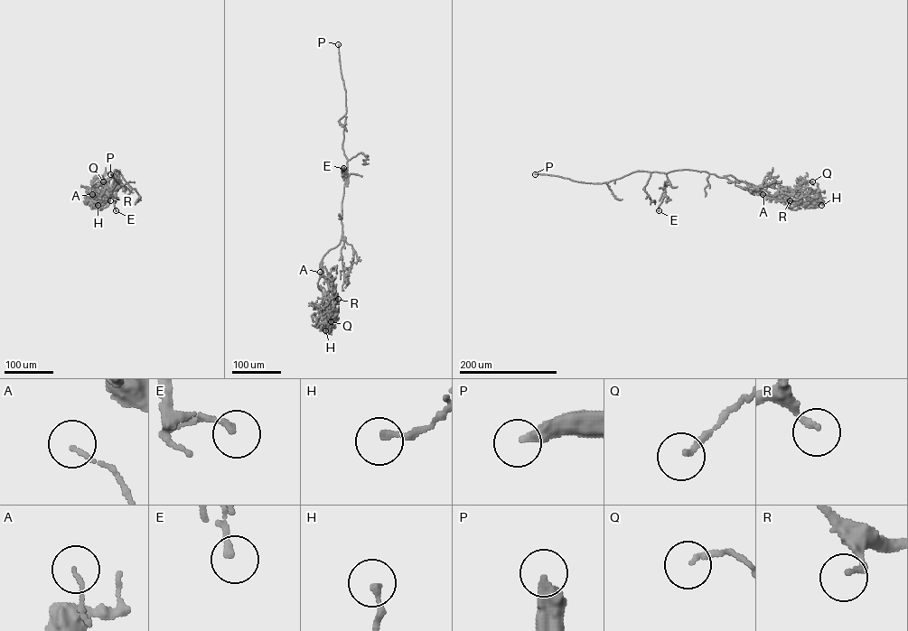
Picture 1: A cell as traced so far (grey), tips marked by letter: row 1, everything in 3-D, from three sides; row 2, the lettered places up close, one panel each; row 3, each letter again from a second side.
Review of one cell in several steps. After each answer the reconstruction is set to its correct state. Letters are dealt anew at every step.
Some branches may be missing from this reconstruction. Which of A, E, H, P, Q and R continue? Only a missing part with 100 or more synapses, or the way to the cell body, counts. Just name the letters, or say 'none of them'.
P

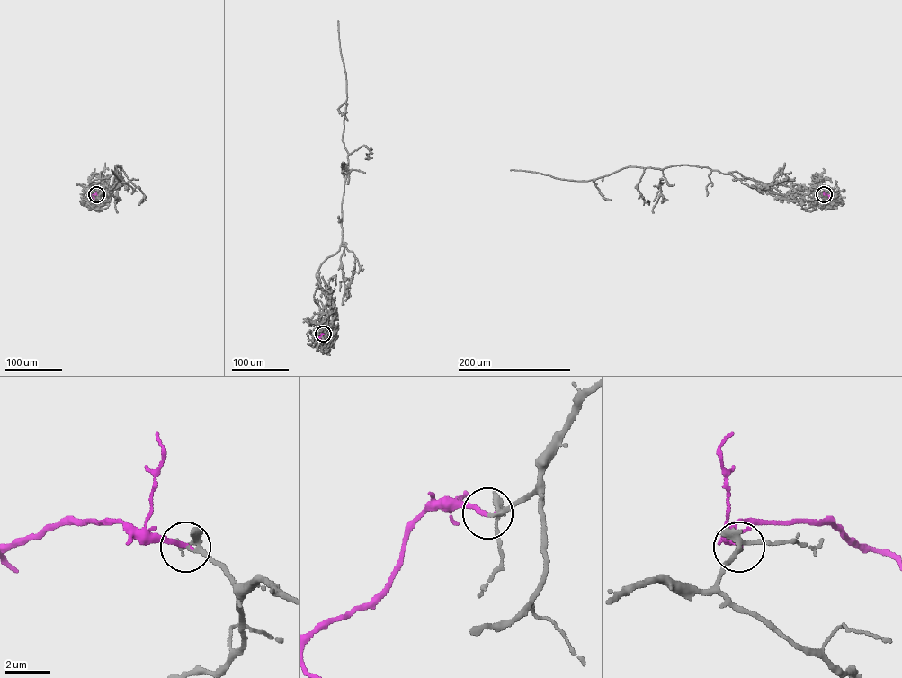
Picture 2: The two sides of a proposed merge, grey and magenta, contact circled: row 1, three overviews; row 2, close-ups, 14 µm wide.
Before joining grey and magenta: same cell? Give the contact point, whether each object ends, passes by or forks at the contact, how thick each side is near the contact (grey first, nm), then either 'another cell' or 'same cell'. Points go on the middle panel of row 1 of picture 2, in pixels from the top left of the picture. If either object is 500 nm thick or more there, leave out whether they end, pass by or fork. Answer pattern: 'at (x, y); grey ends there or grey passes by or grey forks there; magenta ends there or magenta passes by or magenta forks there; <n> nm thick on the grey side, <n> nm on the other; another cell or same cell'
at (323, 334); grey forks there; magenta ends there; 140 nm thick on the grey side, 220 nm on the other; same cell

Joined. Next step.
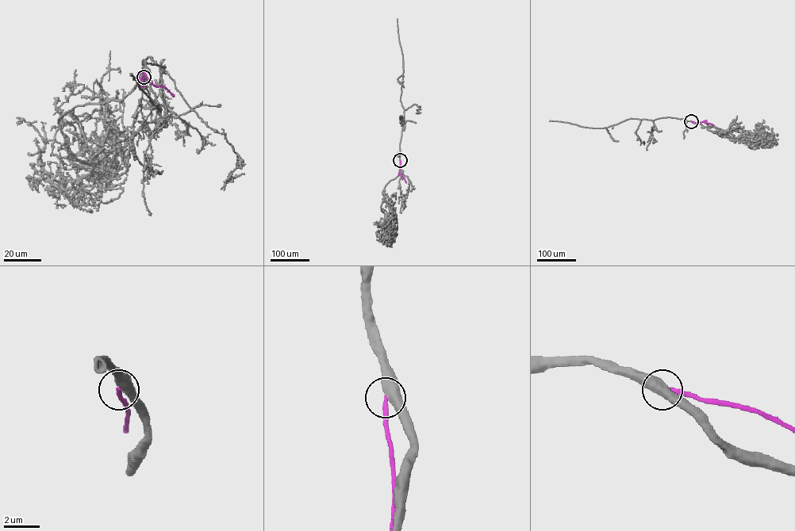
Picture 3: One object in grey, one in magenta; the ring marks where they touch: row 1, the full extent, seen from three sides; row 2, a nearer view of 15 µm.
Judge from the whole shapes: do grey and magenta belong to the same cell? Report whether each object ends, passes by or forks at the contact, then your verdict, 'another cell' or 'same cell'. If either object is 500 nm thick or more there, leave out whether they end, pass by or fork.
another cell

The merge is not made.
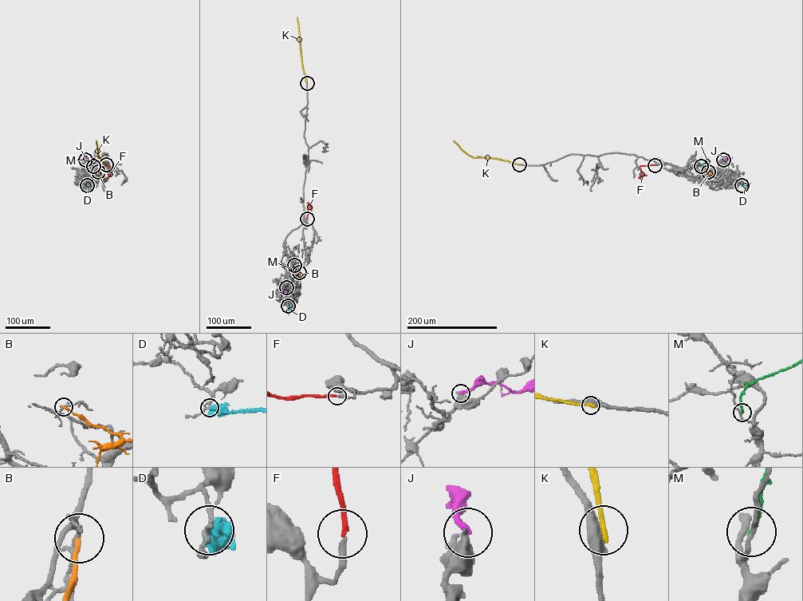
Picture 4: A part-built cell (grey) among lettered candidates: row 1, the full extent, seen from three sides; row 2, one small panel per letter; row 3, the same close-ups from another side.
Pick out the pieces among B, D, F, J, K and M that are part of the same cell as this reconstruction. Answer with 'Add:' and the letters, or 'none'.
Add: F

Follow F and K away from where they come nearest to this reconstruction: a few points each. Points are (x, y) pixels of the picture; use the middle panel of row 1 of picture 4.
F: (307, 219), (308, 205), (310, 206), (307, 203)
K: (307, 83), (301, 62), (297, 17)

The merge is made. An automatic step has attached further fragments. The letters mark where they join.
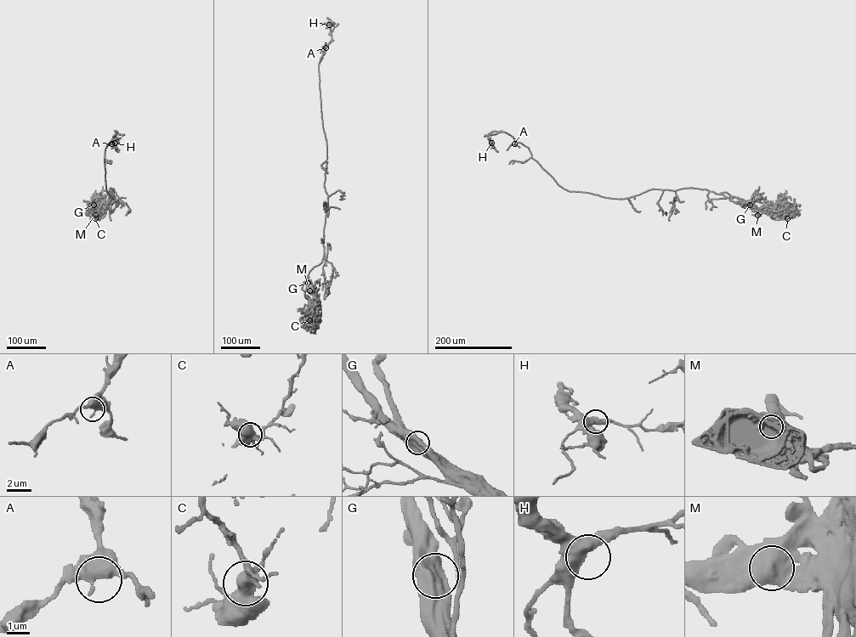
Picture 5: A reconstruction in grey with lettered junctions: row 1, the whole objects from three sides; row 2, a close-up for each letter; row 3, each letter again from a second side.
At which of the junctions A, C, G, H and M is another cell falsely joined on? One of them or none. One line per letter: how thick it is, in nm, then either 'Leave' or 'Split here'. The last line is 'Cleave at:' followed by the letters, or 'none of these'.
A: Thickness 500 nm. Leave
C: Thickness 550 nm. Leave
G: Thickness 700 nm. Leave
H: Thickness 440 nm. Leave
M: Thickness 800 nm. Leave
Cleave at: none of these

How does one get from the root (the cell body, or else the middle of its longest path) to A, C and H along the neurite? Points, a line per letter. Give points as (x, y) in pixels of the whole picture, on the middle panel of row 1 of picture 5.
A: (312, 290), (301, 288), (308, 272), (324, 256), (328, 207), (324, 185), (326, 141), (319, 67), (325, 47)
C: (312, 290), (301, 289), (304, 281), (308, 282), (313, 297), (309, 320)
H: (312, 290), (301, 288), (324, 253), (327, 156), (319, 65), (331, 37), (329, 25)

